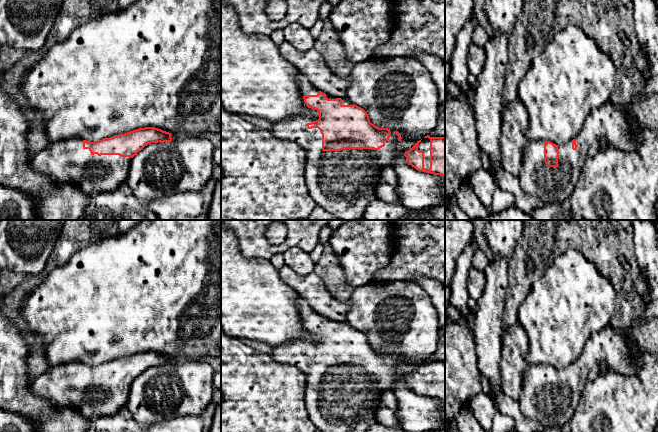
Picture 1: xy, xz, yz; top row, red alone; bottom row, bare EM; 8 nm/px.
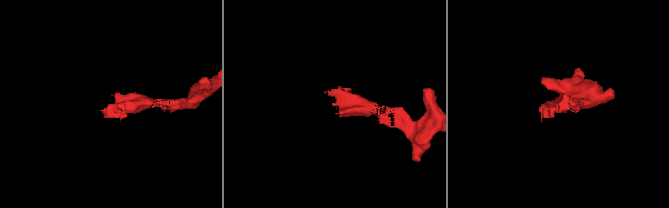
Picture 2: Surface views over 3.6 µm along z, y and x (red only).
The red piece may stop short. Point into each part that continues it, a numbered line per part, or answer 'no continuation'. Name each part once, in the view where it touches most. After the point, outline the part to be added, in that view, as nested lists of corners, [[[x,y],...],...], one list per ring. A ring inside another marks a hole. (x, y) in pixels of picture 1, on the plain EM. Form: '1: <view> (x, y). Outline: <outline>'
1: xz (328, 398). Outline: [[[296,340],[285,345],[273,347],[270,355],[277,361],[288,363],[296,366],[307,376],[307,387],[305,391],[305,404],[307,413],[311,422],[317,430],[321,432],[366,432],[371,424],[376,423],[375,410],[378,405],[378,400],[354,400],[352,396],[357,393],[377,394],[384,393],[387,390],[392,390],[396,379],[396,370],[398,360],[394,354],[391,354],[389,364],[385,366],[385,370],[379,374],[372,373],[343,373],[341,375],[323,375],[322,374],[322,358],[318,352],[308,353],[306,348],[313,346],[312,343],[305,340]]]

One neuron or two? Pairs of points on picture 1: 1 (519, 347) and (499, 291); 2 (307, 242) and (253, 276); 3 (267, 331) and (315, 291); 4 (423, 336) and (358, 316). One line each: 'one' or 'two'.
1: two
2: two
3: two
4: one

